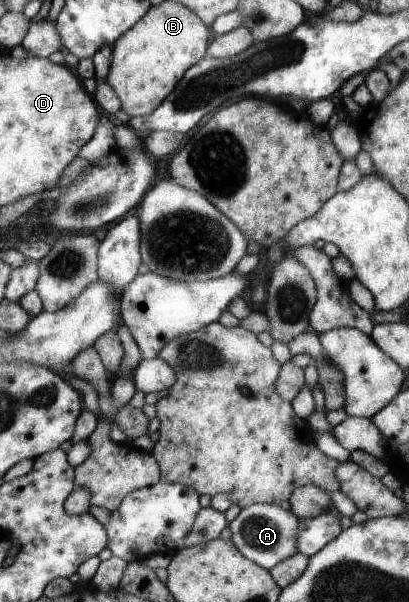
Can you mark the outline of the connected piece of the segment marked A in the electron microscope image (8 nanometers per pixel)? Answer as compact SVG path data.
M253 503L243 507L227 526L231 531L230 541L237 550L265 570L298 552L296 549L298 518L290 510L286 511L267 503Z

